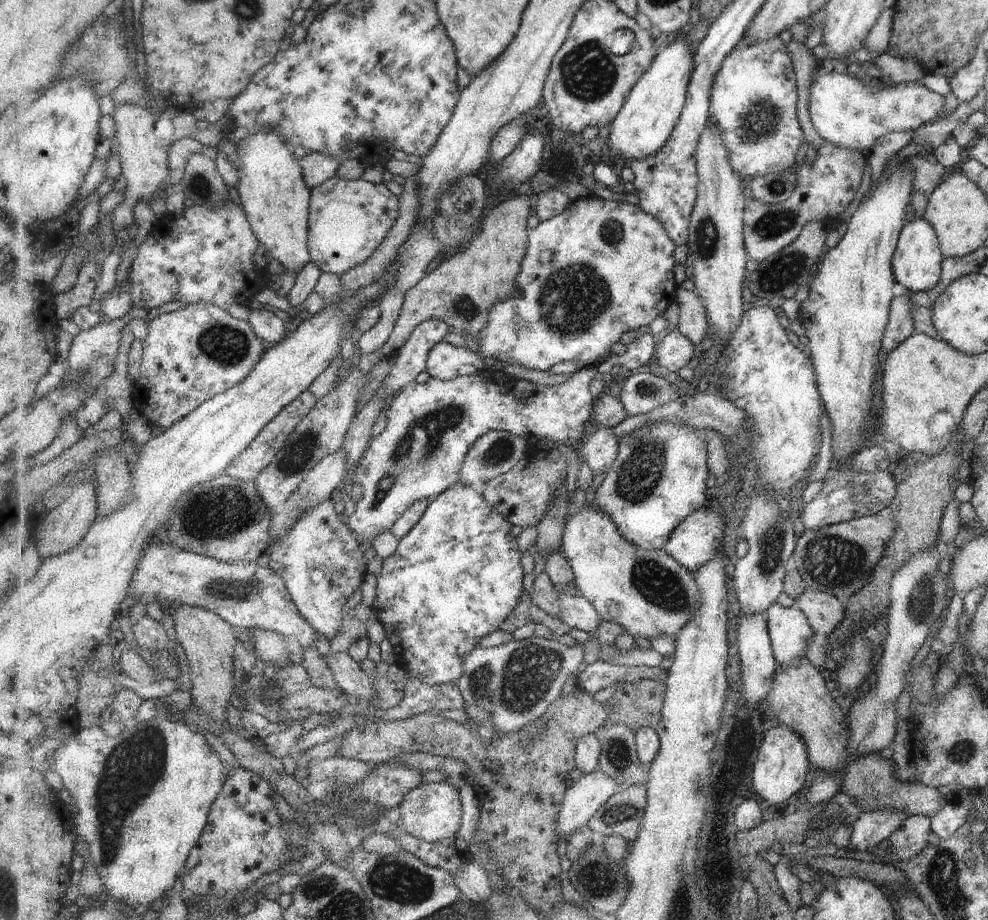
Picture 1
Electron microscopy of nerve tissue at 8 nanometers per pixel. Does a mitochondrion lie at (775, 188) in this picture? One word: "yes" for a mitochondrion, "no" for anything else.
yes

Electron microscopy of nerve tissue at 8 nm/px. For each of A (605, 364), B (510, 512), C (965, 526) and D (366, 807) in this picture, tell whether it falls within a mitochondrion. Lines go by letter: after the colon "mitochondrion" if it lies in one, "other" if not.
A: other
B: other
C: other
D: other

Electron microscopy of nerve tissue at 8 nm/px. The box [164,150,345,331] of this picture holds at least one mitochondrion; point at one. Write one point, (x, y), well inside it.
(200, 186)

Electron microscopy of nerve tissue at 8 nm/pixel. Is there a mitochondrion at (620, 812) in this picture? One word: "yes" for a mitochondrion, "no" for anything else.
yes

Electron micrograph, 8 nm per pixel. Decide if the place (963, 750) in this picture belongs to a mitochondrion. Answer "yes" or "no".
yes

